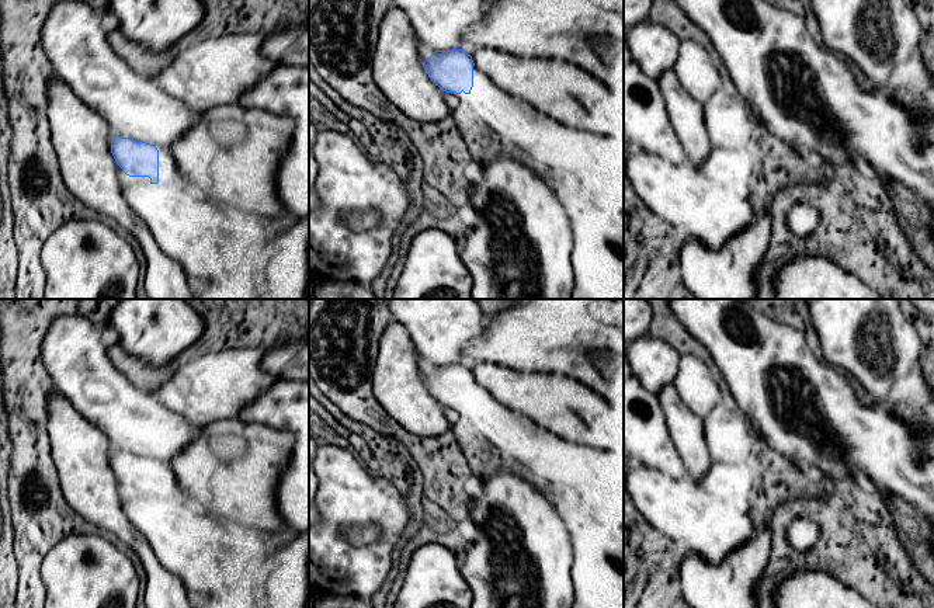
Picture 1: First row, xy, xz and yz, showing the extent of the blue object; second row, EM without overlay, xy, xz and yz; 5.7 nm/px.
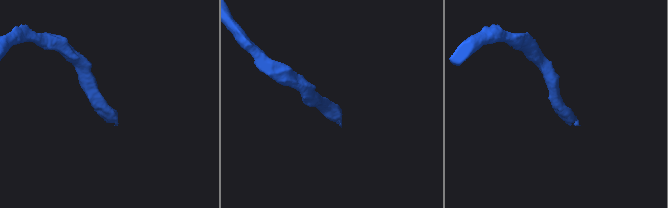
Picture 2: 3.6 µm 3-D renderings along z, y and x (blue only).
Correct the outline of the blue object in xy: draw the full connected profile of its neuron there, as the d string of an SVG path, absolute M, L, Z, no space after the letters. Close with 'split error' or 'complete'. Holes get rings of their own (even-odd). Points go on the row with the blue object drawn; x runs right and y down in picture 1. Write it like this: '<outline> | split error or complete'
M111 136L111 153L118 164L118 178L124 185L157 184L162 188L188 188L209 199L202 190L187 181L178 170L170 147Z | split error

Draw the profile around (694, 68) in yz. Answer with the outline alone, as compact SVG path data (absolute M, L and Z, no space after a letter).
M680 41L673 69L684 90L701 104L721 88L719 70L709 52L697 41Z

